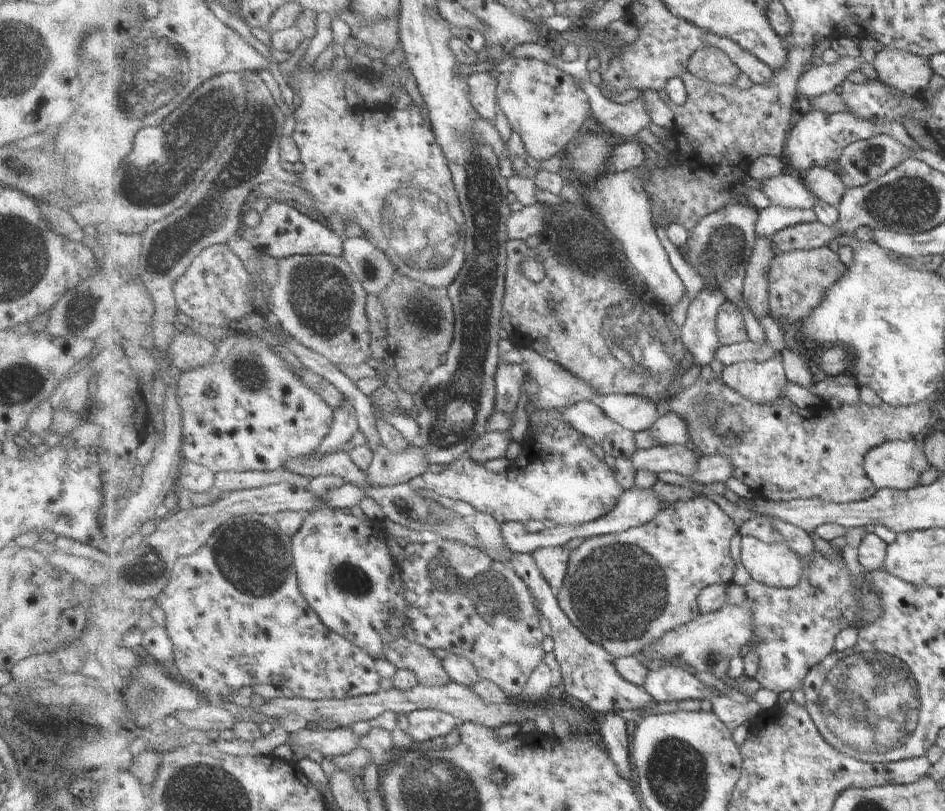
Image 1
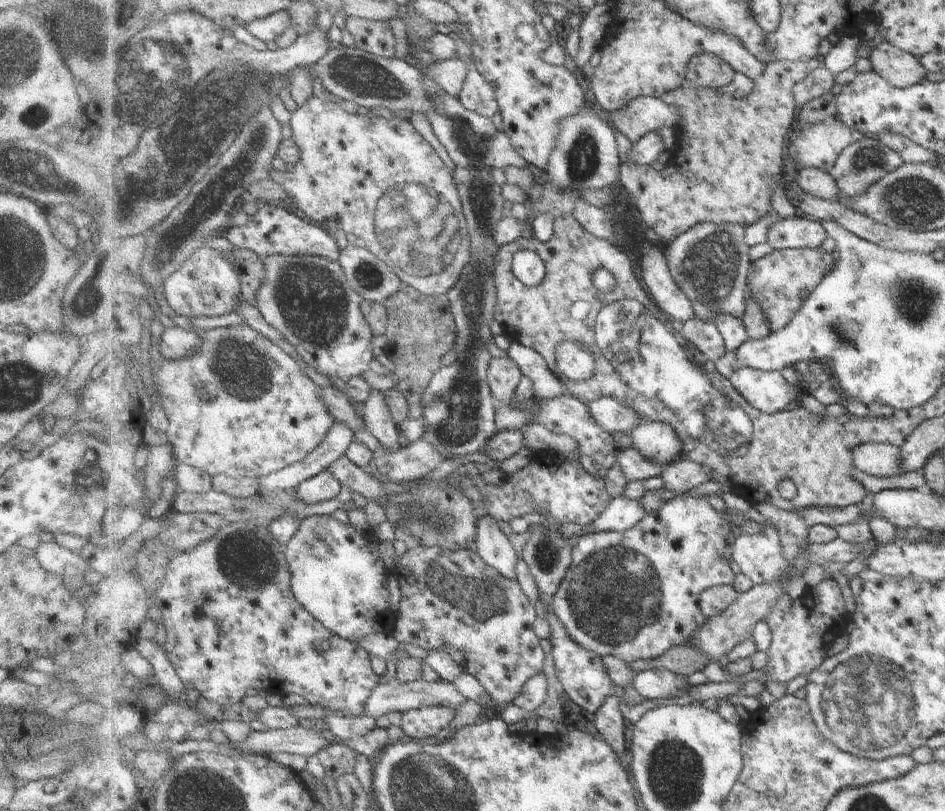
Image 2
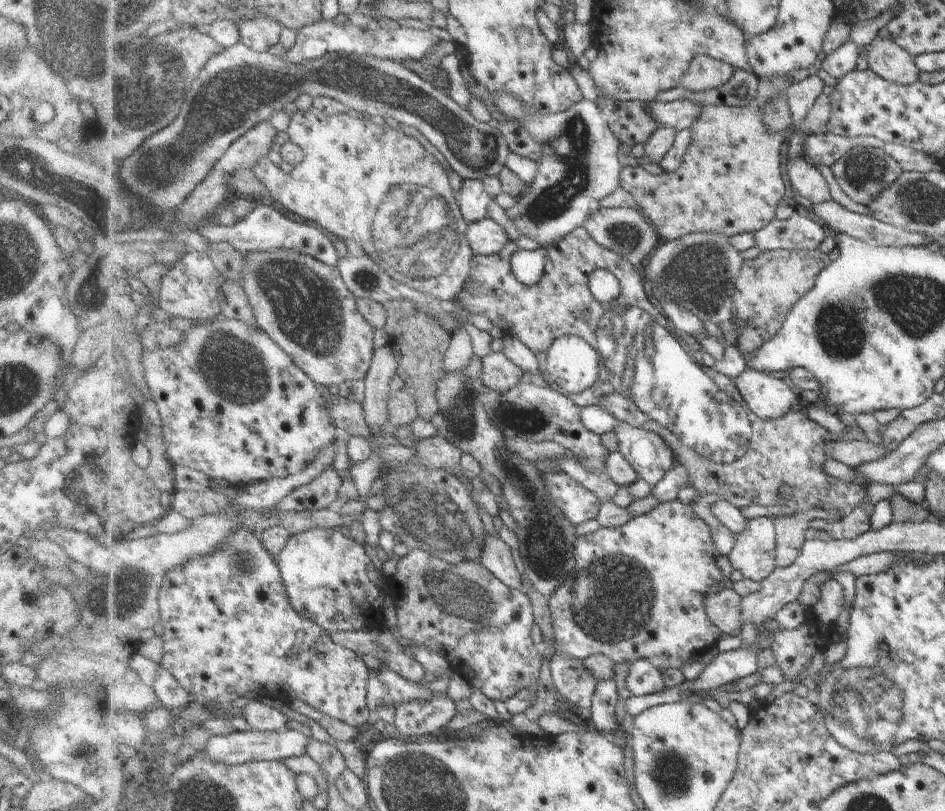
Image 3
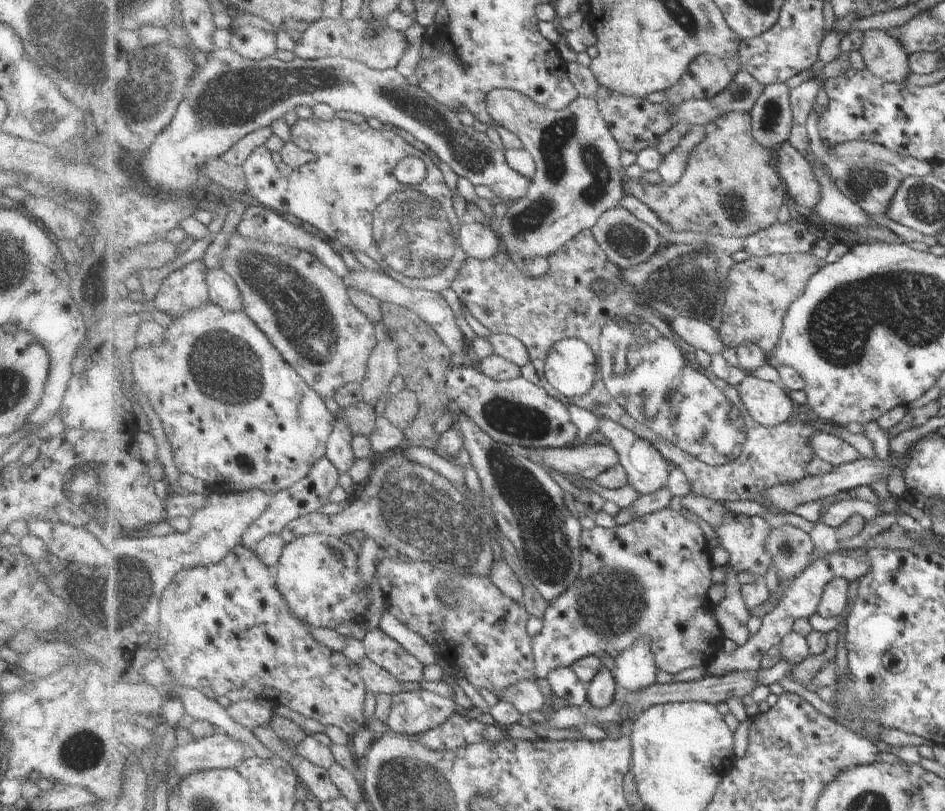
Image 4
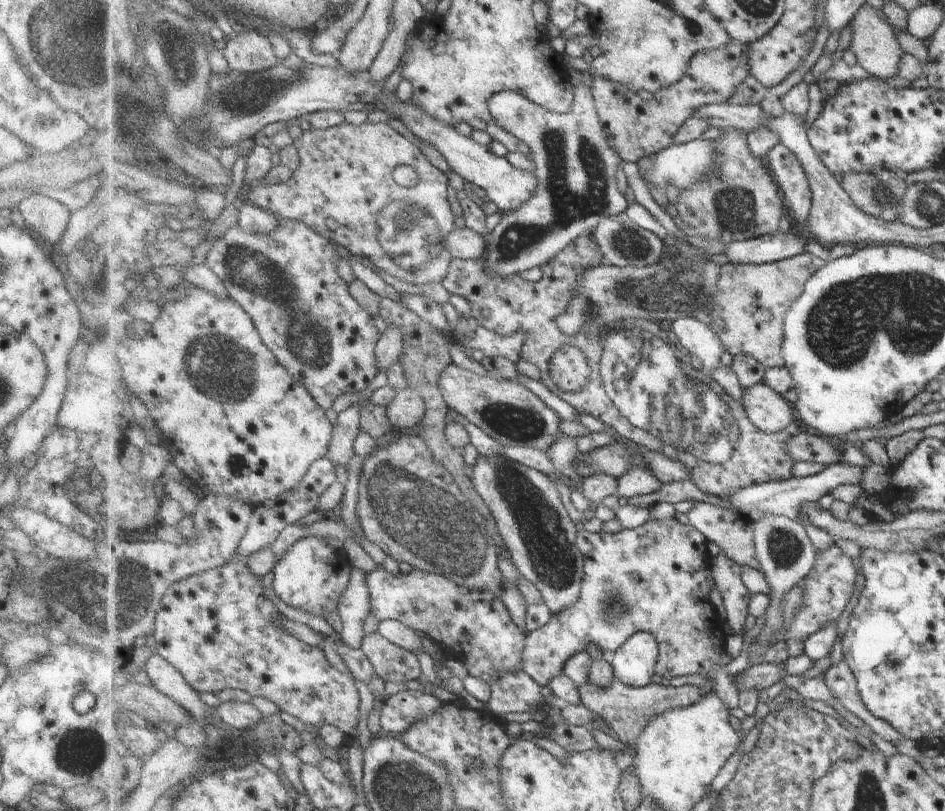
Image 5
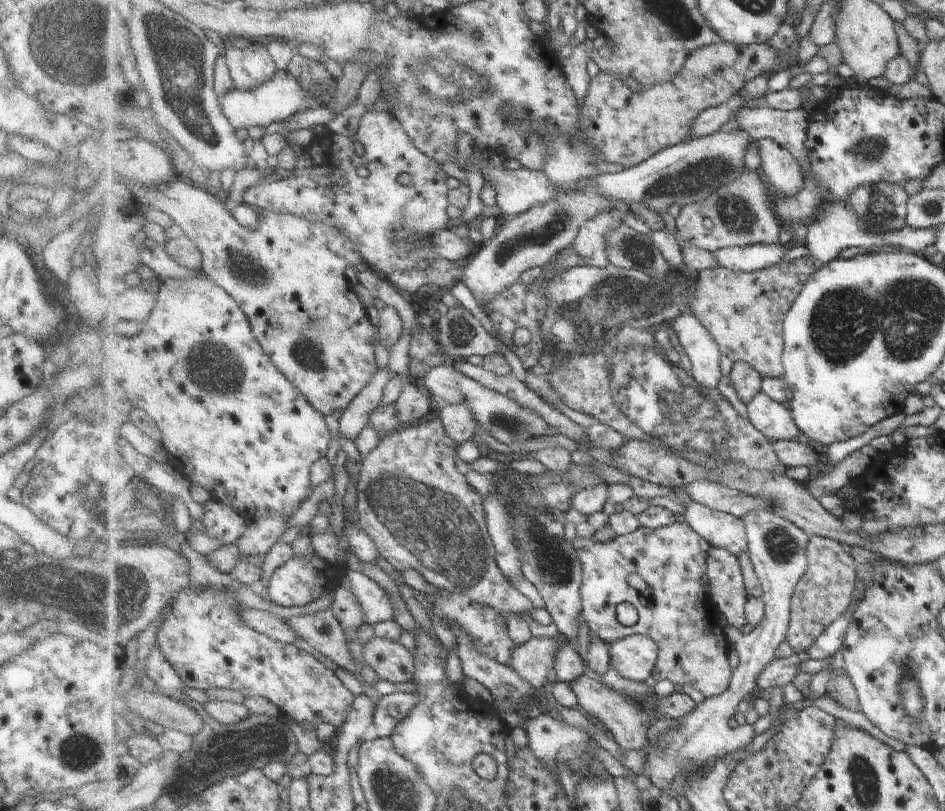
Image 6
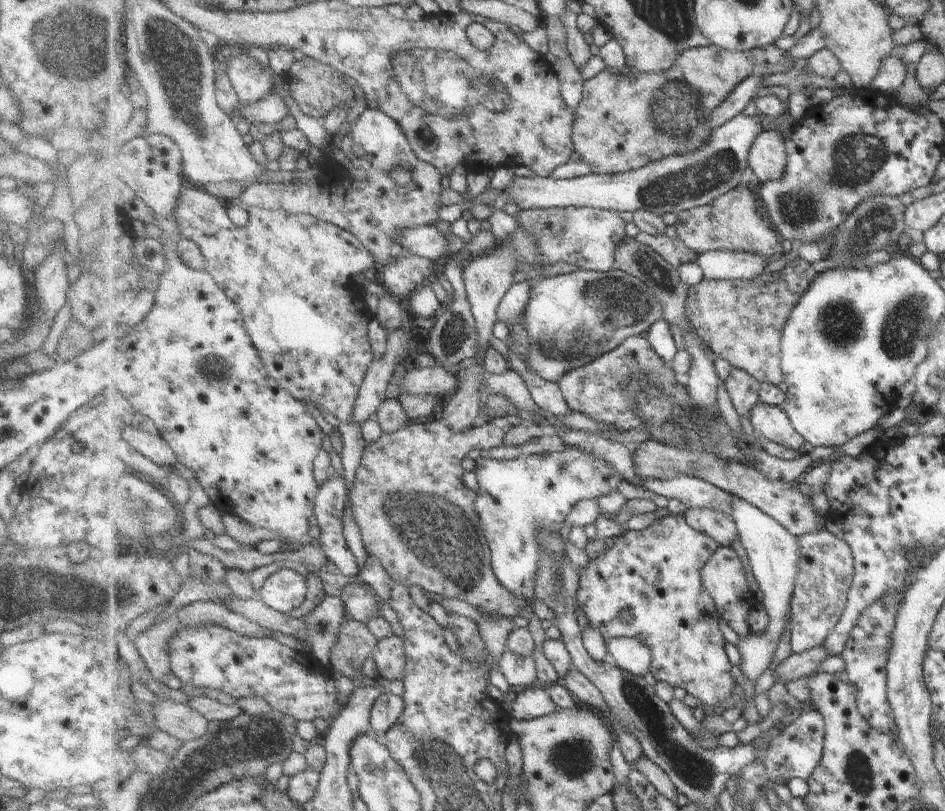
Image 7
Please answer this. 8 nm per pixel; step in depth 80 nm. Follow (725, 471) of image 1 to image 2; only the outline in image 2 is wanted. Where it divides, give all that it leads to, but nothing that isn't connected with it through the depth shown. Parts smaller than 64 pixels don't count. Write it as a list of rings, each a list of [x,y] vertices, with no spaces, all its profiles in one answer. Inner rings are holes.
[[[684,456],[679,461],[672,463],[671,467],[660,476],[663,481],[662,487],[666,491],[674,493],[675,497],[688,490],[693,490],[695,486],[713,481],[713,474],[707,466],[691,462]]]

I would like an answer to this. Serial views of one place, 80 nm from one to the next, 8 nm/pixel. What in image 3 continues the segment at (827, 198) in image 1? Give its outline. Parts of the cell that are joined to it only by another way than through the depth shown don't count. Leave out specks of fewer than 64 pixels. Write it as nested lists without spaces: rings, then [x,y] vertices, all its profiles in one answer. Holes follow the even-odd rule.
[[[799,156],[792,163],[784,159],[784,168],[788,185],[793,185],[793,188],[809,199],[812,204],[823,204],[823,202],[831,200],[831,192],[829,192],[827,180],[803,156]]]

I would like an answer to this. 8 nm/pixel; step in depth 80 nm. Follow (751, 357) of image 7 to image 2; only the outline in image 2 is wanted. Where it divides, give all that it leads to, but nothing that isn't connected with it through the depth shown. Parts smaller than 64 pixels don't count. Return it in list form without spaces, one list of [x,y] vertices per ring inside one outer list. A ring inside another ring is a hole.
[[[817,248],[784,249],[773,251],[763,258],[750,262],[747,272],[746,298],[755,298],[765,312],[771,333],[777,333],[791,324],[793,316],[803,308],[805,300],[836,267],[837,261],[830,252]]]

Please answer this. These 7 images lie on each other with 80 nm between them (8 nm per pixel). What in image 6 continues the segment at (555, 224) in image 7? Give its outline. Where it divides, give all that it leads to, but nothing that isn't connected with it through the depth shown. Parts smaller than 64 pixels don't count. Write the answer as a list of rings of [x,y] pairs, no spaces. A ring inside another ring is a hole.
[[[613,209],[589,219],[574,240],[574,249],[583,258],[584,265],[606,267],[610,264],[606,236],[623,223],[625,212]]]

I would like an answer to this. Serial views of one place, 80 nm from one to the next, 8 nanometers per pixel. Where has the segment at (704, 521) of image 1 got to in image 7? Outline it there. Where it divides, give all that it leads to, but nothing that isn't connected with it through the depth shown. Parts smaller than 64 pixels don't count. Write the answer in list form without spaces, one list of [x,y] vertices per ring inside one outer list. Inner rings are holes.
[[[677,514],[673,517],[663,517],[647,529],[627,531],[624,535],[619,535],[612,539],[603,554],[594,559],[589,559],[588,563],[583,567],[584,573],[580,578],[580,589],[578,590],[579,607],[588,619],[589,626],[598,629],[607,640],[617,637],[633,637],[647,643],[652,650],[652,676],[657,681],[664,680],[671,684],[671,686],[683,688],[687,693],[692,694],[699,701],[702,701],[702,703],[710,707],[728,701],[730,696],[734,693],[734,688],[737,684],[735,678],[733,678],[733,674],[731,674],[731,666],[733,666],[733,664],[731,664],[731,660],[729,660],[729,656],[727,656],[725,636],[723,636],[723,632],[721,632],[721,628],[719,628],[720,612],[718,611],[713,597],[709,594],[709,591],[705,588],[704,582],[702,581],[704,566],[709,562],[711,555],[719,547],[721,547],[720,544],[715,542],[713,537],[707,536],[706,534],[700,533],[697,529],[694,529],[692,525],[685,520],[683,514]],[[625,608],[632,613],[632,620],[627,624],[625,624],[623,618],[621,618],[621,610],[625,610]],[[505,652],[500,658],[499,670],[507,680],[511,691],[518,691],[539,685],[535,654]]]

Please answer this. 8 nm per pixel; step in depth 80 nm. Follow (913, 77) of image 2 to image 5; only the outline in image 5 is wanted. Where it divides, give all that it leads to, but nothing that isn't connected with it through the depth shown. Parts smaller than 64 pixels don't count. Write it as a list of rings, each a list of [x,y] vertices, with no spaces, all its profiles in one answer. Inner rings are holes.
[[[865,4],[854,16],[851,22],[852,33],[849,49],[857,58],[857,64],[865,69],[869,75],[879,79],[893,78],[898,71],[901,56],[904,53],[897,43],[897,36],[891,28],[891,24],[885,22],[874,8]]]

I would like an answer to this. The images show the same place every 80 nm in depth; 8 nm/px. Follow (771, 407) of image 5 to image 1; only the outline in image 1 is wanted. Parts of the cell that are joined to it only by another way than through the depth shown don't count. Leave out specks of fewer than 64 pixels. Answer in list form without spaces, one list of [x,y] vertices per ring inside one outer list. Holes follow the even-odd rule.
[[[775,355],[764,363],[741,361],[726,366],[719,377],[755,404],[783,400],[782,392],[788,381],[782,355]]]

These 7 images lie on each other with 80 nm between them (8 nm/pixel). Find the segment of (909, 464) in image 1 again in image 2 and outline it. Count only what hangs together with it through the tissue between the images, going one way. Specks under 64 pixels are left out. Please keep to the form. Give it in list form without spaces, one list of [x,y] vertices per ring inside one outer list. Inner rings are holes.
[[[889,443],[862,444],[853,451],[858,470],[871,476],[887,478],[900,474],[900,448]]]

